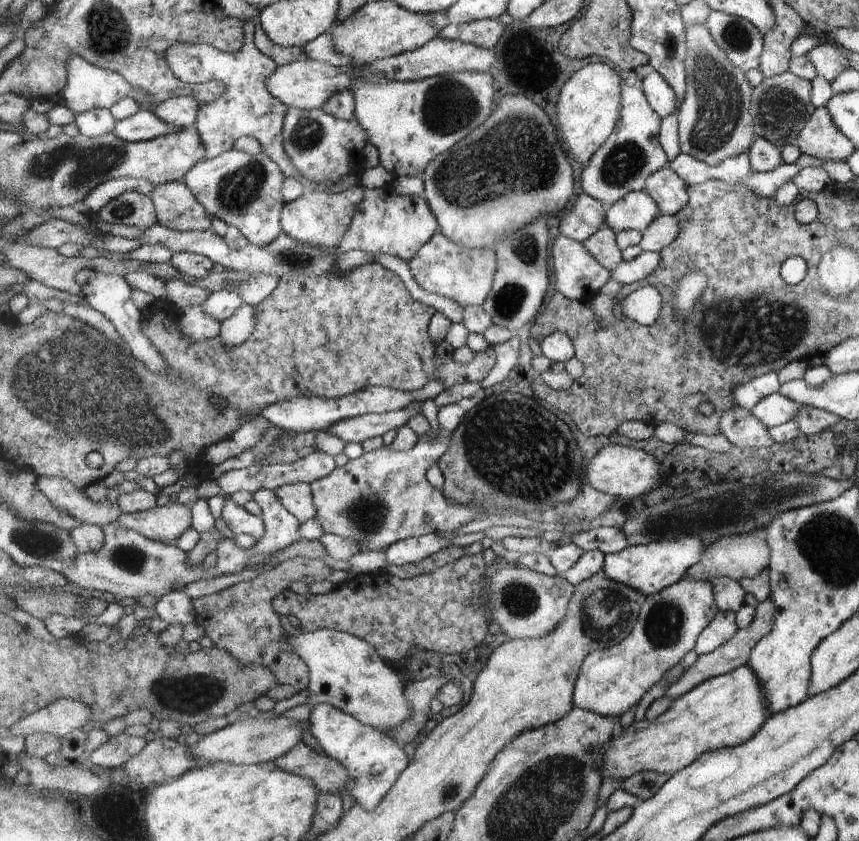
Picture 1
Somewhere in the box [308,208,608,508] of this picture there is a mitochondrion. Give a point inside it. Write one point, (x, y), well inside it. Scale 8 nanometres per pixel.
(496, 442)

